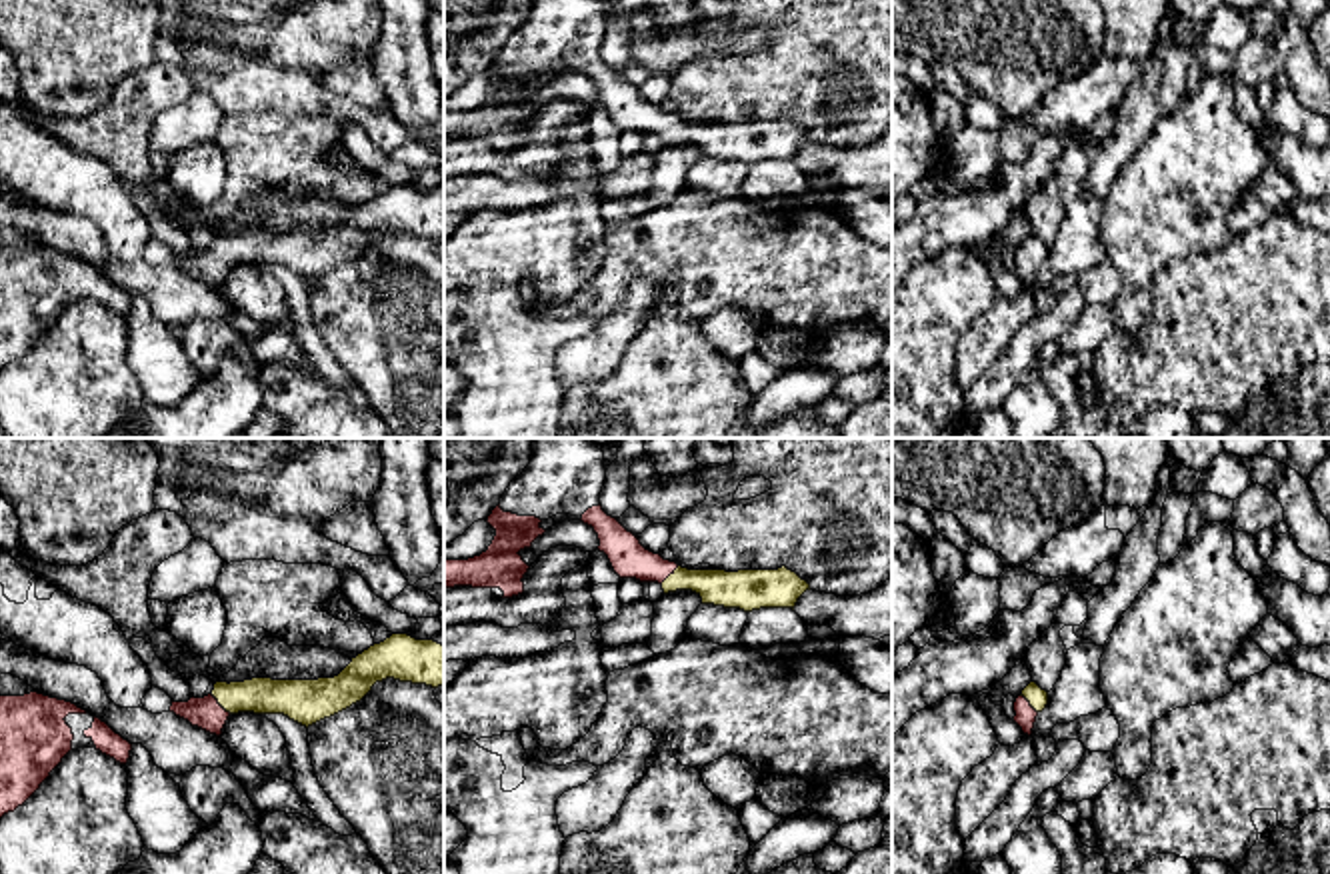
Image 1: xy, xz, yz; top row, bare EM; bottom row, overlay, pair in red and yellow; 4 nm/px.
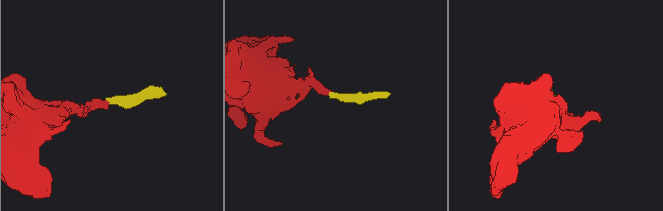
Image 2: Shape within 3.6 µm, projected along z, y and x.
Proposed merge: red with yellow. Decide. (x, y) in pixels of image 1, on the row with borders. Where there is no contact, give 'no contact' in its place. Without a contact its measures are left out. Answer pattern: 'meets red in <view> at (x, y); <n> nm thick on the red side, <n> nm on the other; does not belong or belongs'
meets red in xy at (218, 704); 130 nm thick on the red side, 140 nm on the other; belongs

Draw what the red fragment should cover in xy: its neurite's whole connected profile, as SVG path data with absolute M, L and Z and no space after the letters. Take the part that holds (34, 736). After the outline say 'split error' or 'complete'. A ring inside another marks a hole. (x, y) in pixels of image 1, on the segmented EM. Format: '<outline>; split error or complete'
M38 692L0 696L0 818L22 806L70 750L96 748L126 764L132 744L72 702Z; split error

